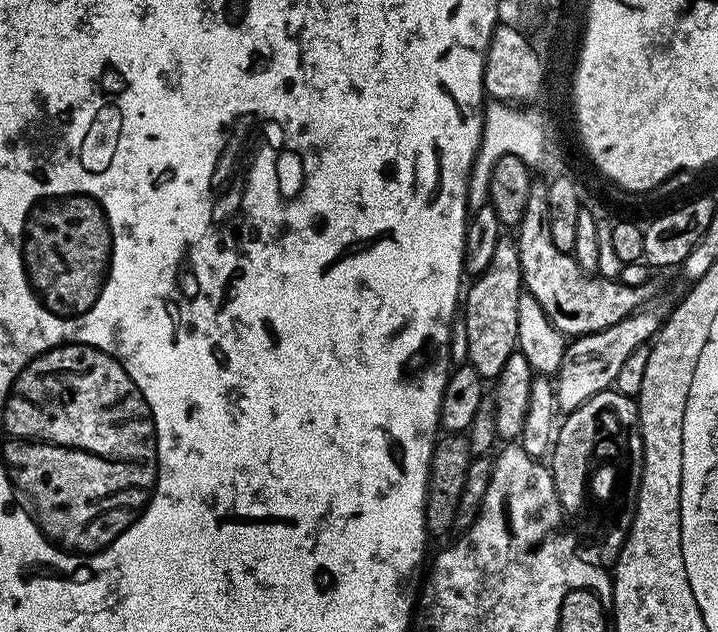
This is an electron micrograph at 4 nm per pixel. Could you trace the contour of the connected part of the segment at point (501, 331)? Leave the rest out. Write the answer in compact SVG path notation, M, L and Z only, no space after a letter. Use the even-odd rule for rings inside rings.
M501 238L498 246L494 246L490 266L486 266L486 270L482 270L482 274L471 283L469 288L467 285L466 295L462 300L464 344L468 347L466 360L485 381L492 382L500 375L502 366L506 366L506 358L517 351L518 298L525 291L525 286L515 239Z

